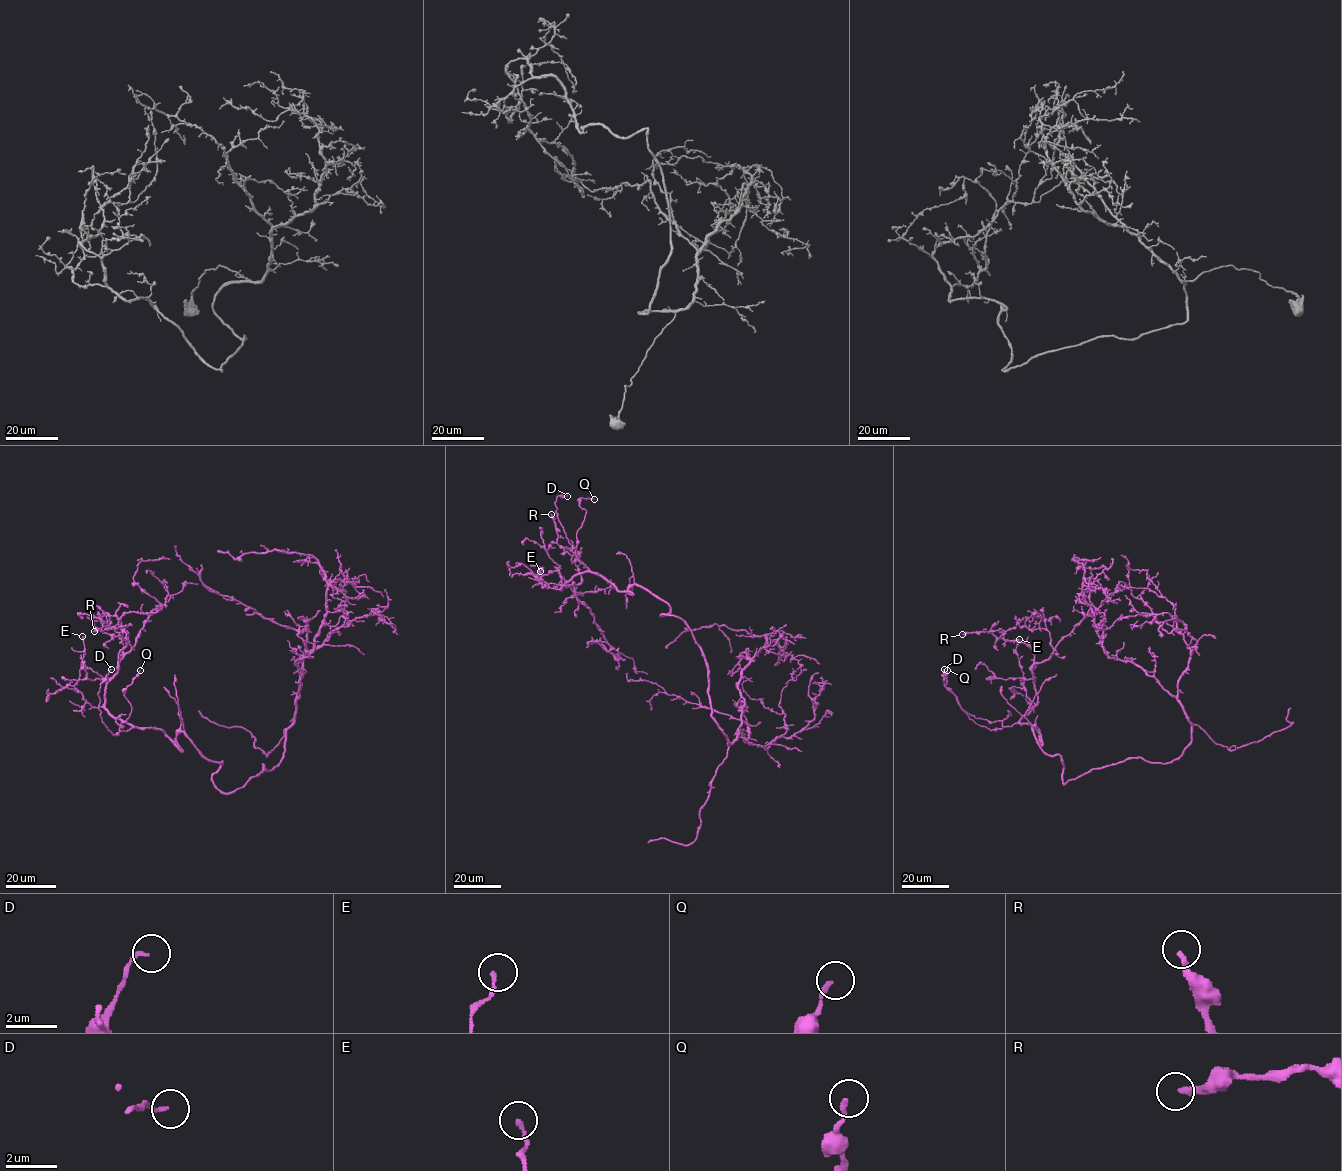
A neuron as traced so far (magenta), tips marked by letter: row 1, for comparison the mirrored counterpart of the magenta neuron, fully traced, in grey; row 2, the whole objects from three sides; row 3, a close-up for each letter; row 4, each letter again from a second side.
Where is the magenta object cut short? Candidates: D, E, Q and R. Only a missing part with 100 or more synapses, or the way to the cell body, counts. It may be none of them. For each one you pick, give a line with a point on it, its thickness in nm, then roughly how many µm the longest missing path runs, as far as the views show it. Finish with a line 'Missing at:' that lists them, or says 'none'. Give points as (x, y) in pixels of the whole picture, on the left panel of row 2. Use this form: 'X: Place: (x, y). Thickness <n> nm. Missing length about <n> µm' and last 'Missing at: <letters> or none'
Missing at: none

